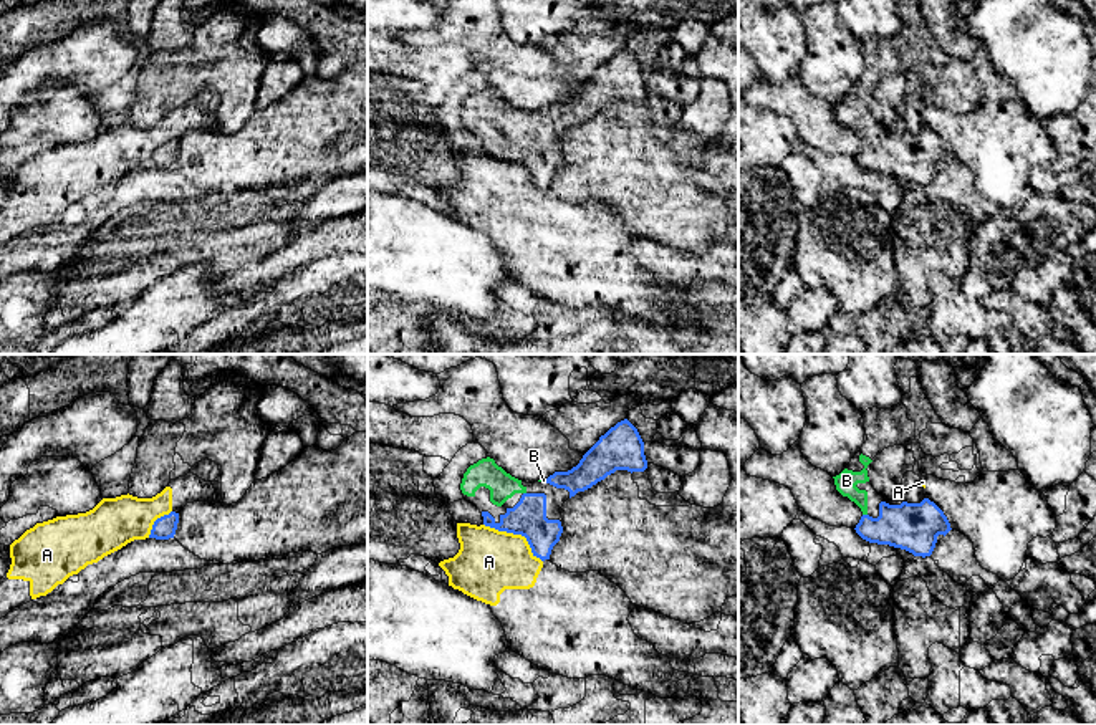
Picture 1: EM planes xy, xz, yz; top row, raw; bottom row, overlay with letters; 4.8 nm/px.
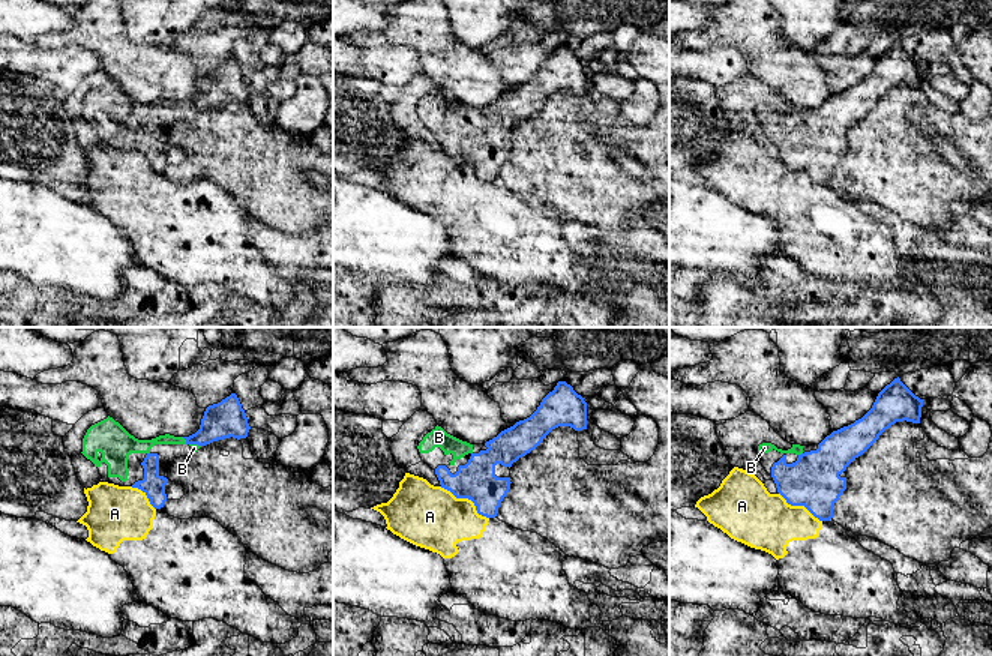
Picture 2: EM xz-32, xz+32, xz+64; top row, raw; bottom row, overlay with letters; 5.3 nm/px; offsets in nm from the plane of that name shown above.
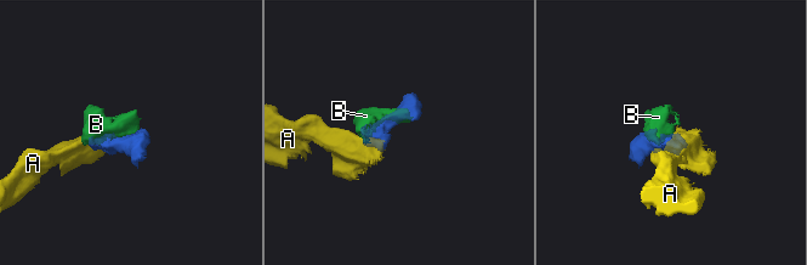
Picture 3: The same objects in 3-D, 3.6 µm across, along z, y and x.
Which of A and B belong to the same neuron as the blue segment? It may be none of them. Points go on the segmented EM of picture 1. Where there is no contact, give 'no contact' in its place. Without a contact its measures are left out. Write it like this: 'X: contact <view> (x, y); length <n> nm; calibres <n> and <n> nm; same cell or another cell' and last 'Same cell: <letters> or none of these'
A: contact xz (517, 533); length 340 nm; calibres 180 and 320 nm; another cell
B: contact yz (865, 515); length 30 nm; calibres 240 and 100 nm; same cell
Same cell: B

